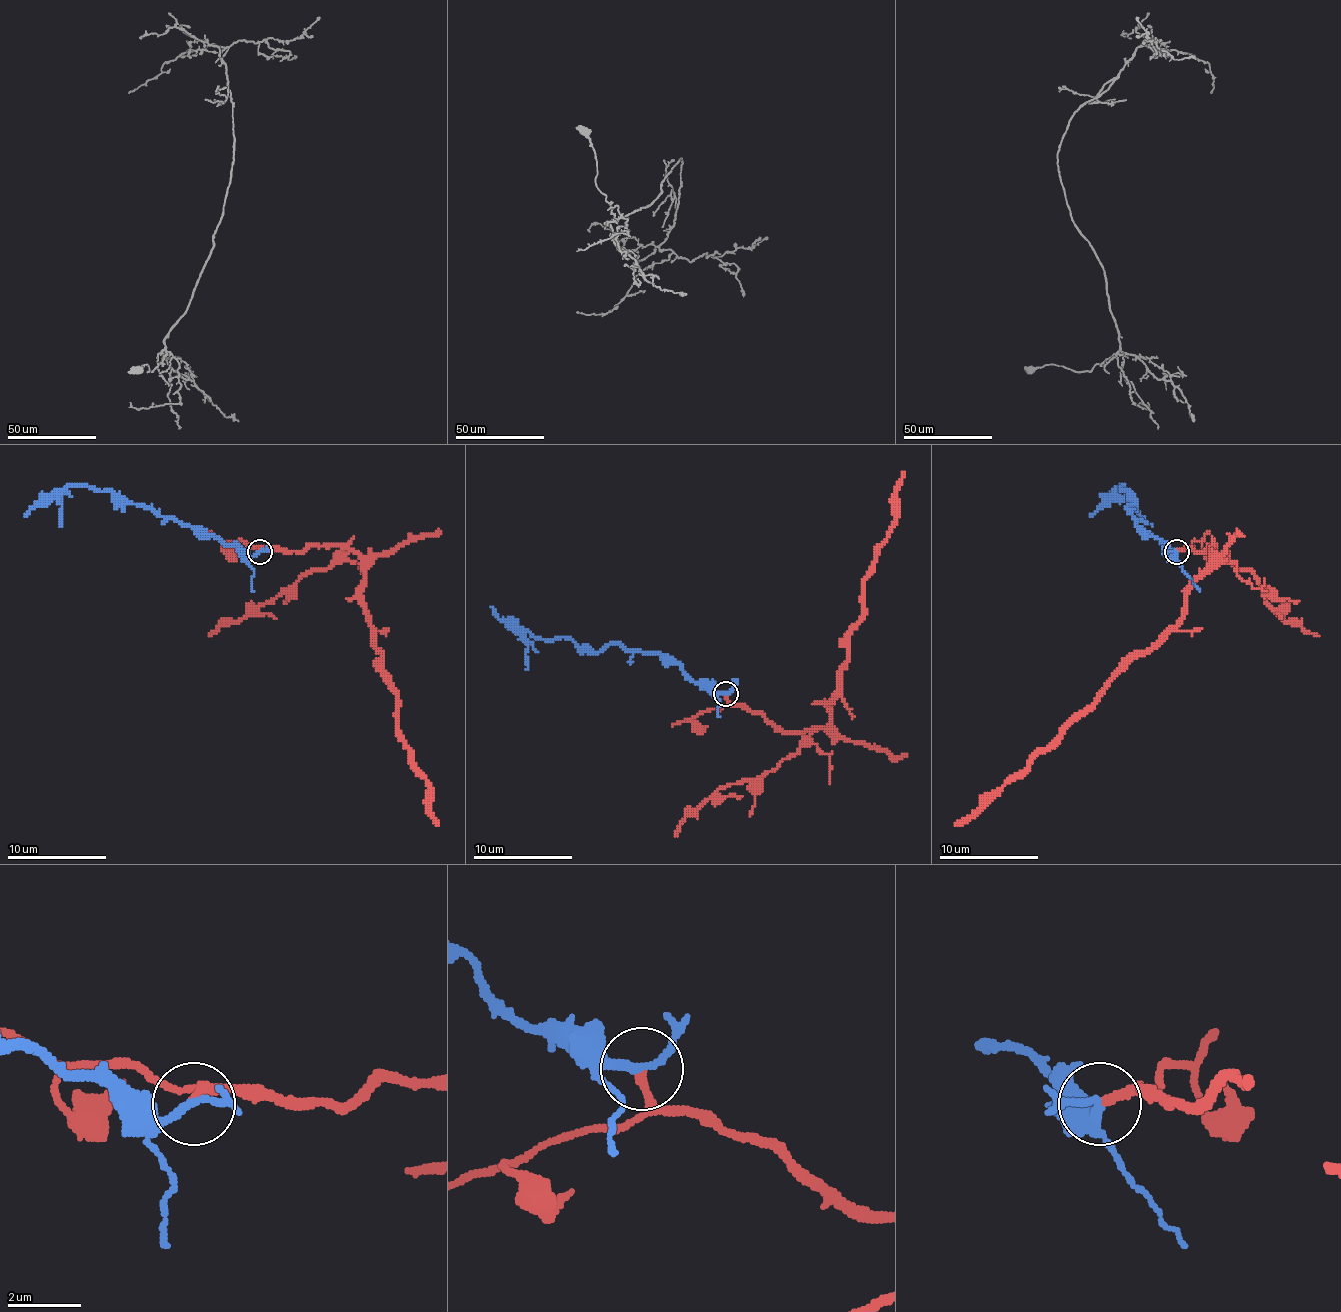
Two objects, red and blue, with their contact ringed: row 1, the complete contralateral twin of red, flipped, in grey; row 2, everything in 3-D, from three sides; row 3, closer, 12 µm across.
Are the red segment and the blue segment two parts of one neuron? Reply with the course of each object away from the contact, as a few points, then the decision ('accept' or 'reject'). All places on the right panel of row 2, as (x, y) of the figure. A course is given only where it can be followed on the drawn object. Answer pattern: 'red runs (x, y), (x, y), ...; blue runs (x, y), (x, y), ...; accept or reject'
red runs (1177, 551), (1214, 546), (1207, 571), (1189, 591), (1179, 621), (1134, 656), (1099, 696), (975, 813), (955, 825); blue runs (1177, 551), (1174, 556), (1137, 526), (1127, 509), (1134, 499), (1122, 491), (1122, 486), (1089, 516); accept

